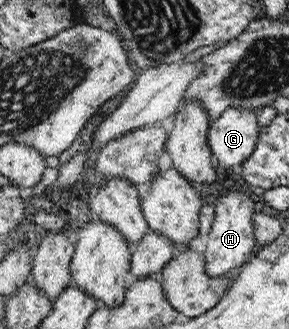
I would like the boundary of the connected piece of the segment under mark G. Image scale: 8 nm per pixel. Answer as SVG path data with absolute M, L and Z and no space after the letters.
M244 107L227 108L209 131L210 149L221 167L228 170L249 159L257 148L259 123L255 111Z

